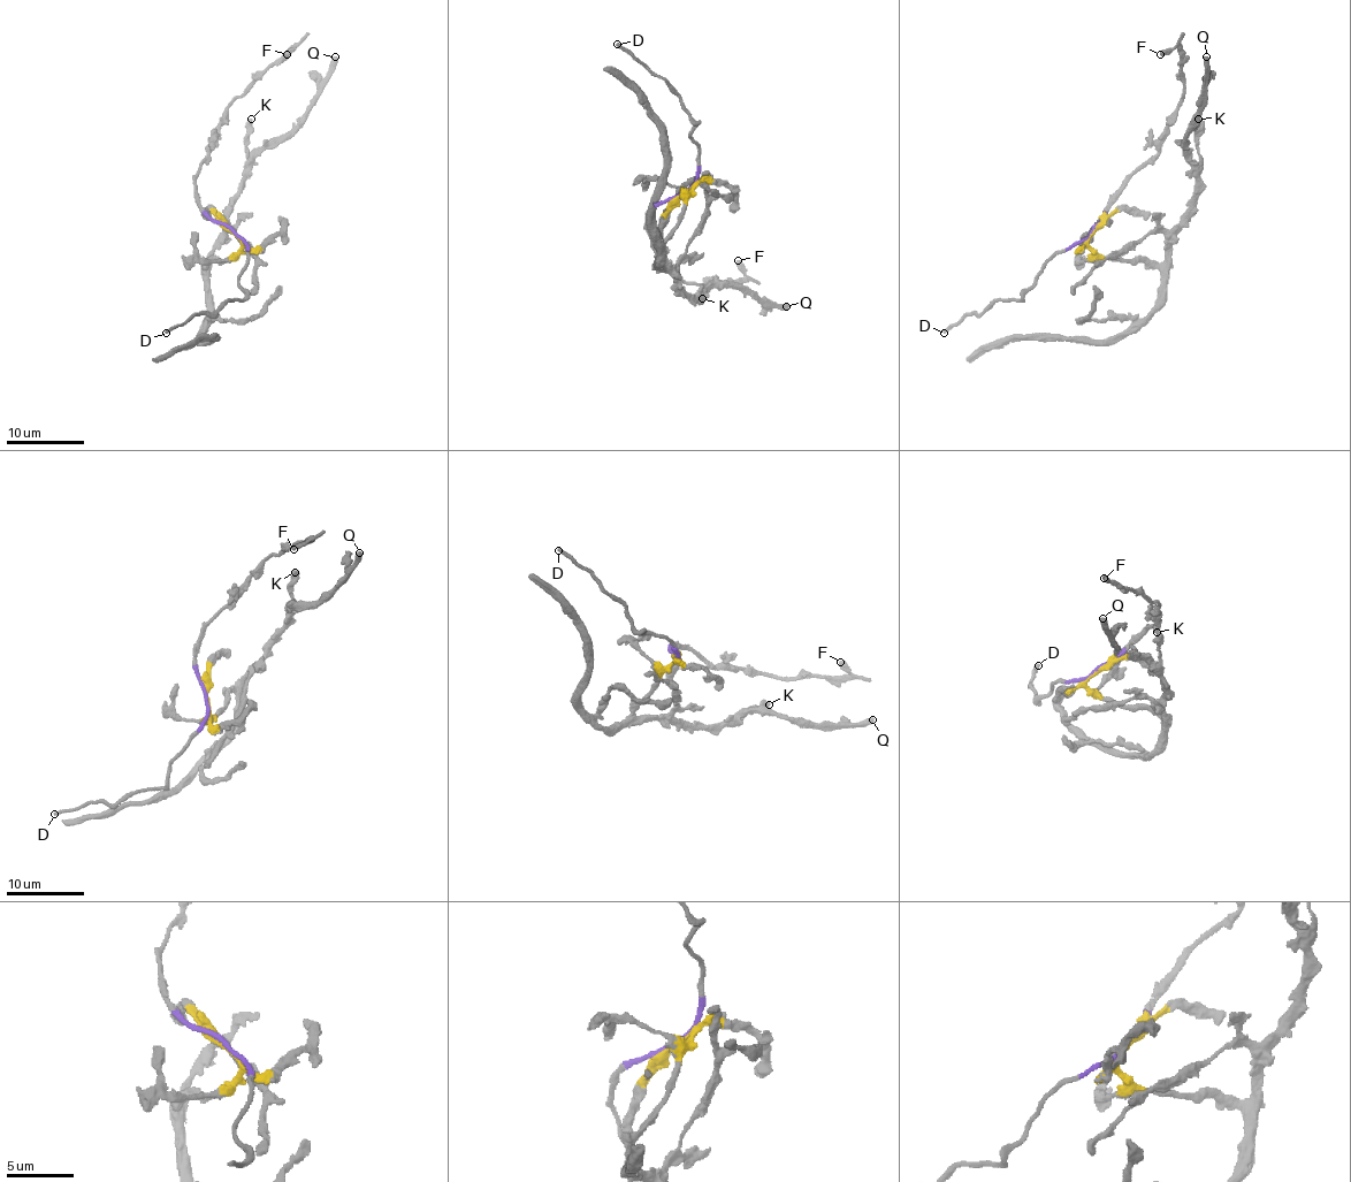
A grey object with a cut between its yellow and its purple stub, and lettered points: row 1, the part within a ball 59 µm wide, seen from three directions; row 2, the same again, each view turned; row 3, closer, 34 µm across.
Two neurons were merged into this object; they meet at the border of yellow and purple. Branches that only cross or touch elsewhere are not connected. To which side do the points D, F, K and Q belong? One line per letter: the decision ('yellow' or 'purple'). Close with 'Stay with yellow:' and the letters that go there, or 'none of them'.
D: purple
F: purple
K: yellow
Q: yellow
Stay with yellow: K, Q

